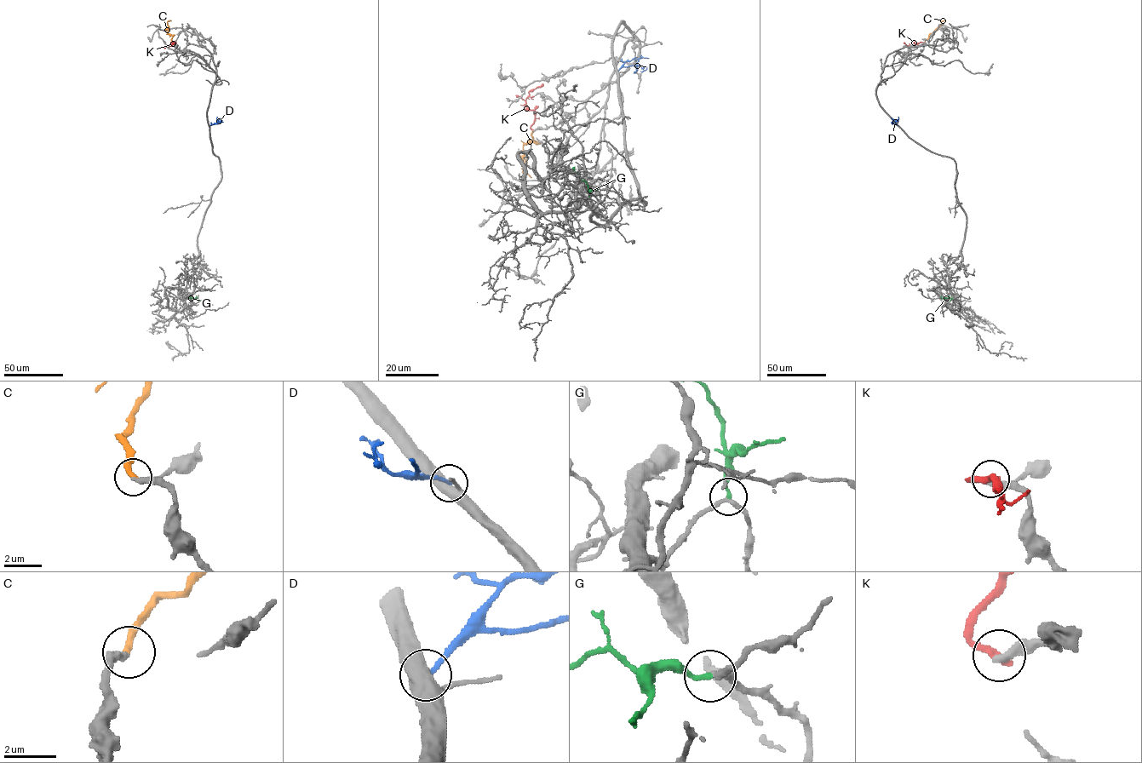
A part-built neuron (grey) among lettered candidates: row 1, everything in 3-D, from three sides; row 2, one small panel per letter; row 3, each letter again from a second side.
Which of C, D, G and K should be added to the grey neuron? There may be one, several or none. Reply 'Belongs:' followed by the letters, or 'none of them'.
Belongs: C, G

